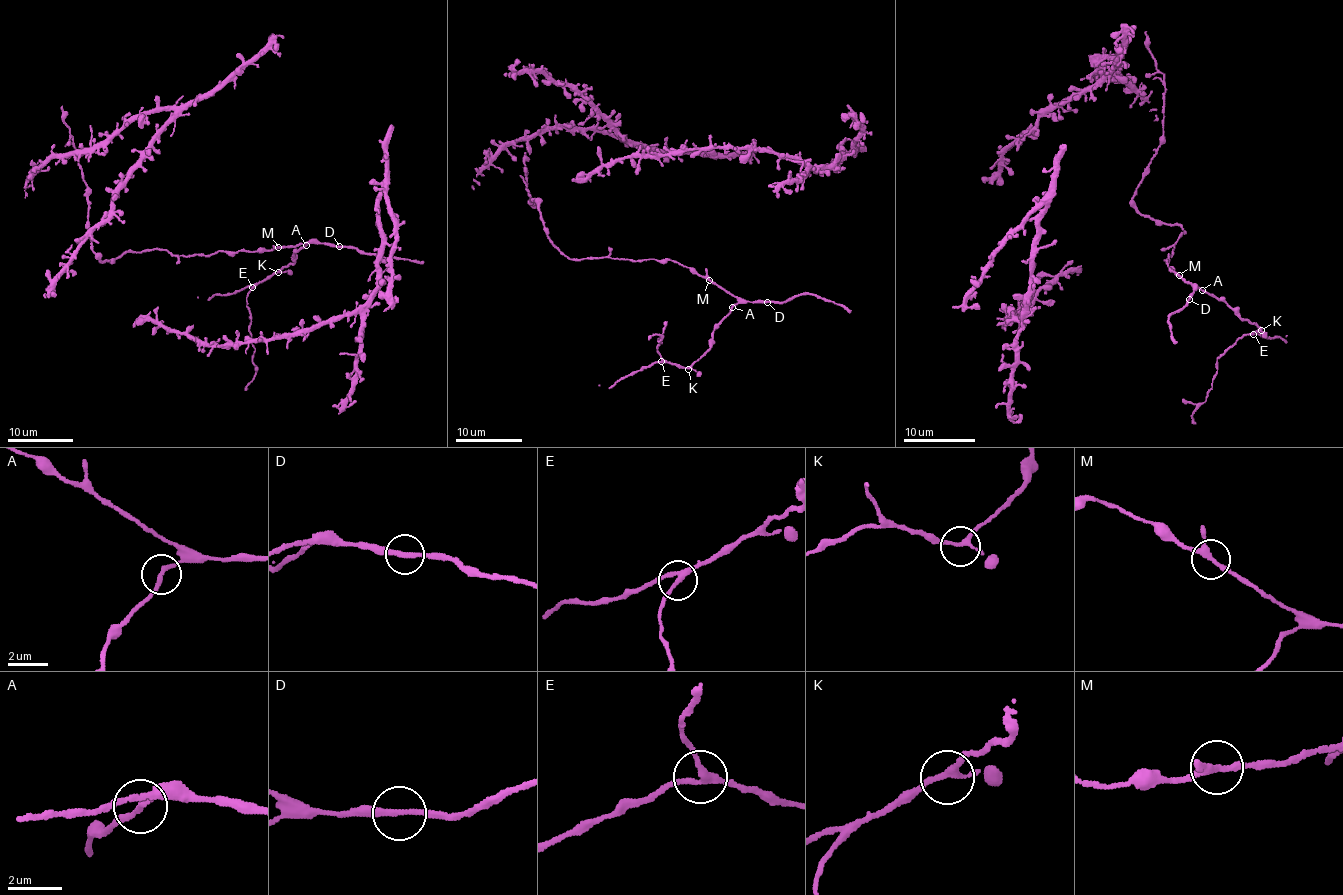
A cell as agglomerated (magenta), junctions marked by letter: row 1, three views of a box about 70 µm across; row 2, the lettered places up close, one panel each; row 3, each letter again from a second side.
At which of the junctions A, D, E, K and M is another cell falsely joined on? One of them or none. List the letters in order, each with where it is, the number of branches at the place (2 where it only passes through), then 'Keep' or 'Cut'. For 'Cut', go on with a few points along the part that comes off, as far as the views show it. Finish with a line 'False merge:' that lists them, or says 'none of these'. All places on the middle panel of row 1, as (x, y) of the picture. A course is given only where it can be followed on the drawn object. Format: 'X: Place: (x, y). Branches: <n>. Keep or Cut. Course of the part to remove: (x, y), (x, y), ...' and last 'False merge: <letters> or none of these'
A: Place: (732, 307). Branches: 2. Keep
D: Place: (767, 302). Branches: 2. Keep
E: Place: (661, 361). Branches: 3. Keep
K: Place: (688, 369). Branches: 3. Keep
M: Place: (709, 280). Branches: 3. Keep
False merge: none of these

